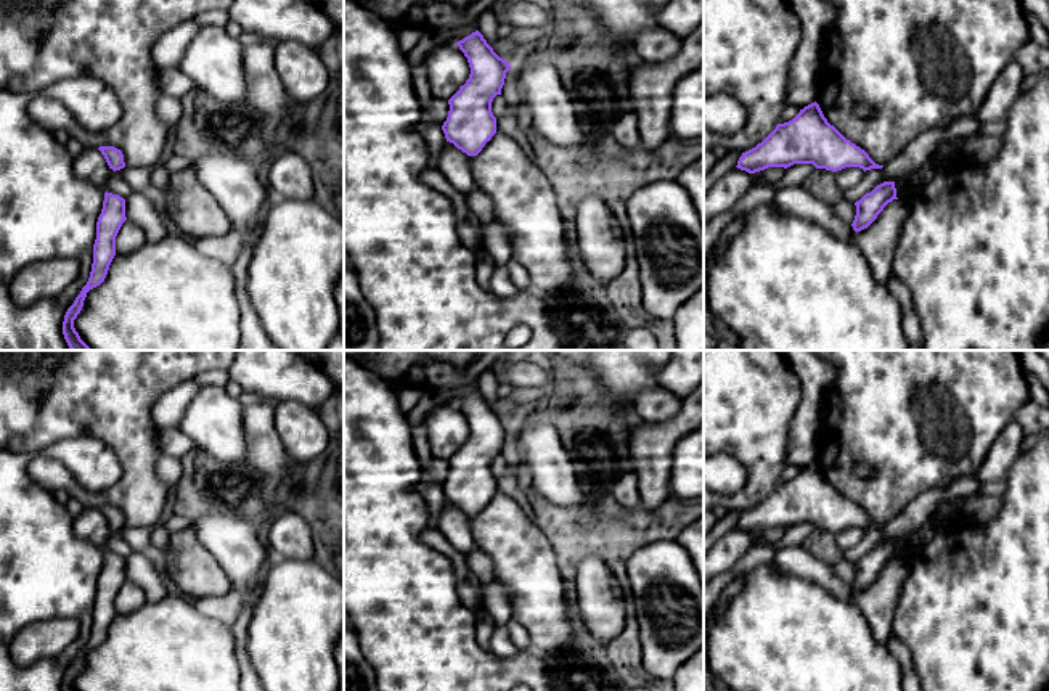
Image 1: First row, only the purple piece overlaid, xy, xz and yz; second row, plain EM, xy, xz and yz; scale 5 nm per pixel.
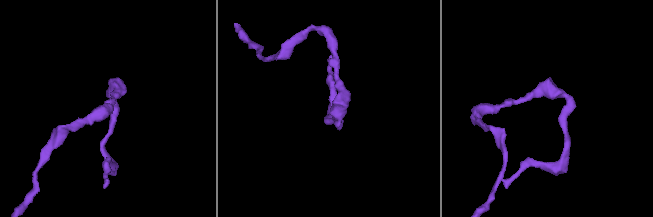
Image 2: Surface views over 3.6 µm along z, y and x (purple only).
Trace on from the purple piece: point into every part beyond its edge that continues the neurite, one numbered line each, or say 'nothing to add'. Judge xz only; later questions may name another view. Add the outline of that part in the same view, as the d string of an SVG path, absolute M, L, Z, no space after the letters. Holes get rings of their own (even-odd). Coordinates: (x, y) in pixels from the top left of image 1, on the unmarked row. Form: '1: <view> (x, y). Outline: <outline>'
nothing to add

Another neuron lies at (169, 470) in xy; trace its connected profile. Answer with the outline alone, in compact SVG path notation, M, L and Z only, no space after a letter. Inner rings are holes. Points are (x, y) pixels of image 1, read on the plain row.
M161 455L156 463L157 477L170 489L183 474L182 460L177 456Z

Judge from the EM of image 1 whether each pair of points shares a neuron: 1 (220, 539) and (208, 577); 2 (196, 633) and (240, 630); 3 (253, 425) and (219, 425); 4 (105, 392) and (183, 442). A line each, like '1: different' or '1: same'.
1: different
2: different
3: different
4: different

